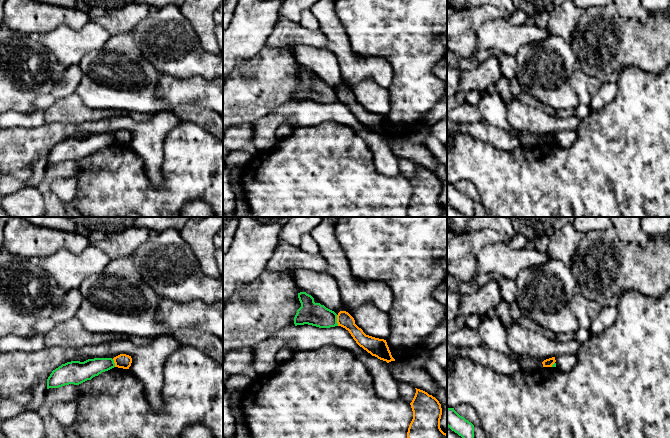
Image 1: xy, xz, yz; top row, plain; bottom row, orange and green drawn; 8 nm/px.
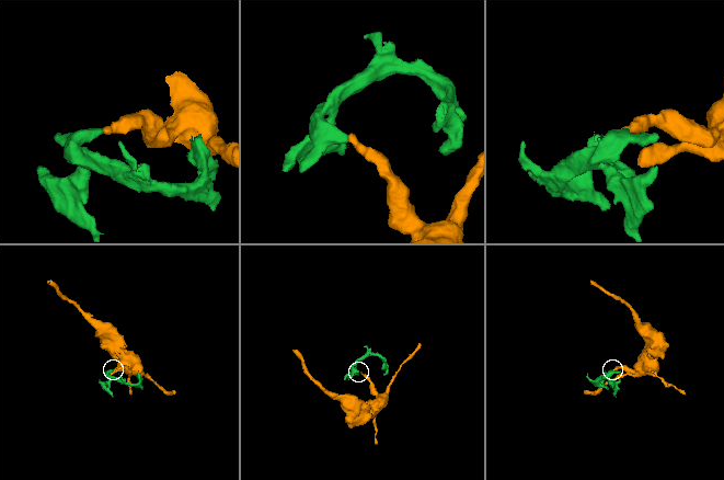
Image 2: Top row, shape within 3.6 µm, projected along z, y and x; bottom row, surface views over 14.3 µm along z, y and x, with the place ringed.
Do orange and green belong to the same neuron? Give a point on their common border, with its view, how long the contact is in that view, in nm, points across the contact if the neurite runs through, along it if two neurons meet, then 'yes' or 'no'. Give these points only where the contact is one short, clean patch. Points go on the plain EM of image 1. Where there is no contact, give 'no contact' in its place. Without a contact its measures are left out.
meets orange in xz at (337, 96); contact 90 nm long; border along xz (336, 91), (338, 101); no

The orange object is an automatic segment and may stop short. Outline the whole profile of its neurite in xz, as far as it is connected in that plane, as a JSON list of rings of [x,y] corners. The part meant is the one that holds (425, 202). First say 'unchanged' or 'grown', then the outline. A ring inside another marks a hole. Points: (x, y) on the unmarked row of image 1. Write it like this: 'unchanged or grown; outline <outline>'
unchanged; outline [[[416,165],[410,179],[413,195],[409,201],[409,217],[447,217],[447,210],[440,204],[442,184],[439,177],[427,168]]]

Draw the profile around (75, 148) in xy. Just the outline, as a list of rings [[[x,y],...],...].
[[[112,134],[67,138],[52,147],[47,155],[47,165],[59,164],[69,160],[79,161],[114,143],[115,139]]]

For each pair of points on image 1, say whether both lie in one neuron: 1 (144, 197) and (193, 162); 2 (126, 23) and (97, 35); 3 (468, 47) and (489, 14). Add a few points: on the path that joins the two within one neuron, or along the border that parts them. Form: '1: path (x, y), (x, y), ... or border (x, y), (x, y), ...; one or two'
1: path (156, 197), (181, 174); one
2: border (93, 20), (111, 35); two
3: path (468, 38), (468, 32), (480, 19); one

